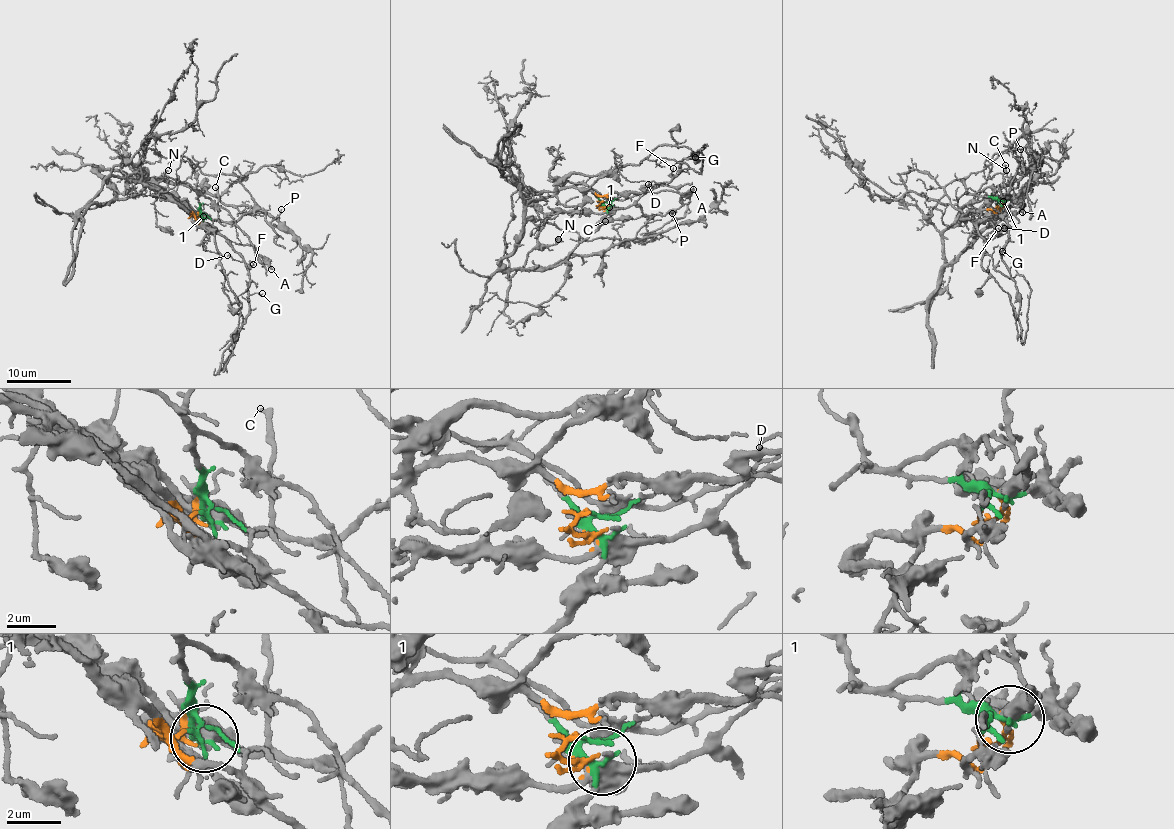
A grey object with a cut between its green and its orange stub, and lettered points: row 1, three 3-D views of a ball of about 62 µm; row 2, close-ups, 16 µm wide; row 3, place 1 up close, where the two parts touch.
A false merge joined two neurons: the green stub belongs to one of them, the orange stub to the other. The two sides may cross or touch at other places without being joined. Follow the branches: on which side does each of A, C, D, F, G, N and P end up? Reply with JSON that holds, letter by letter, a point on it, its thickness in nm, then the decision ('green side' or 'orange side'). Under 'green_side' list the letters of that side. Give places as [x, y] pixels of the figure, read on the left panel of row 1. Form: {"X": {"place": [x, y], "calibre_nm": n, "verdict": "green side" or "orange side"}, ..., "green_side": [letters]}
{"A": {"place": [271, 269], "calibre_nm": 300, "verdict": "orange side"}, "C": {"place": [215, 187], "calibre_nm": 190, "verdict": "orange side"}, "D": {"place": [227, 255], "calibre_nm": 110, "verdict": "orange side"}, "F": {"place": [253, 264], "calibre_nm": 110, "verdict": "orange side"}, "G": {"place": [262, 293], "calibre_nm": 120, "verdict": "orange side"}, "N": {"place": [168, 170], "calibre_nm": 130, "verdict": "orange side"}, "P": {"place": [281, 209], "calibre_nm": 150, "verdict": "orange side"}, "green_side": []}

